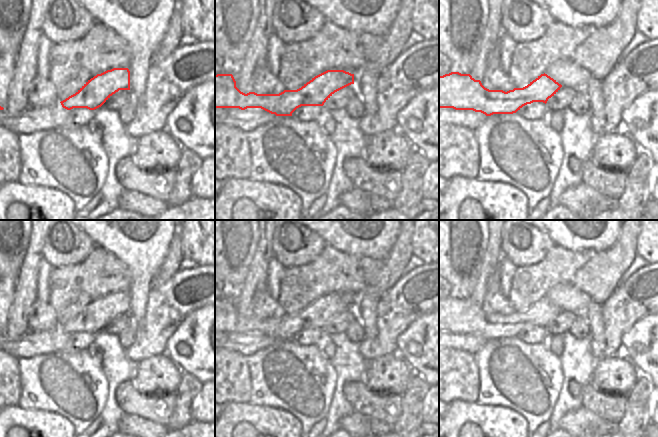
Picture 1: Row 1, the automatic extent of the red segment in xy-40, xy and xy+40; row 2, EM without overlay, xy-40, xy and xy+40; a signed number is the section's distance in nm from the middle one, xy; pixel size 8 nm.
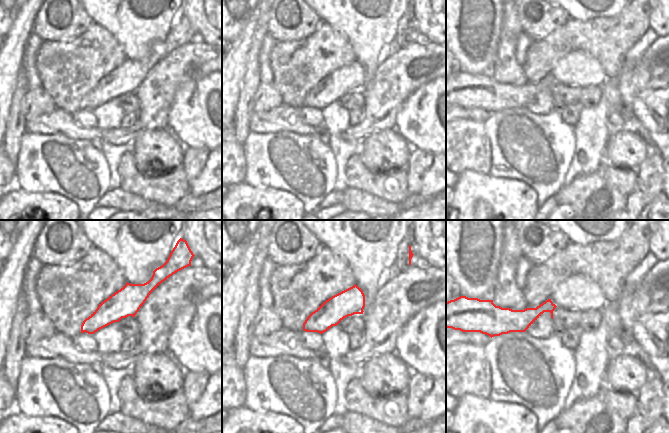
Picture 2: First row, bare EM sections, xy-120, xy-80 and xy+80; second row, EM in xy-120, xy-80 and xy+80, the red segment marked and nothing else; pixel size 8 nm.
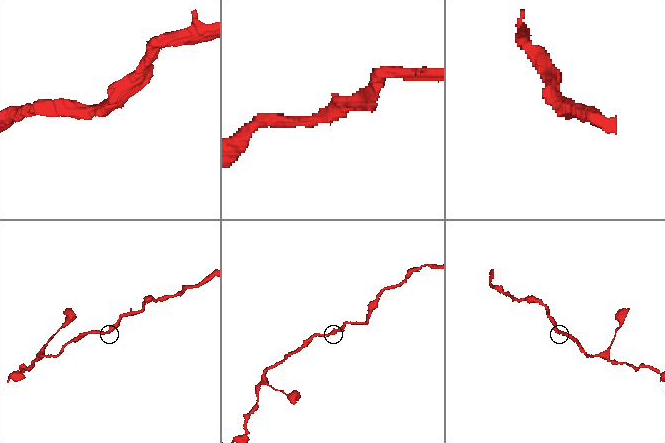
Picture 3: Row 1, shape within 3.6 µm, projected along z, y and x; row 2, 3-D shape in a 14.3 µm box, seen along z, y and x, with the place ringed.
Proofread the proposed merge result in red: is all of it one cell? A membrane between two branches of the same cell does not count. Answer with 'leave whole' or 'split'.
leave whole

